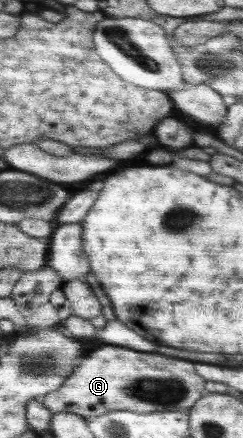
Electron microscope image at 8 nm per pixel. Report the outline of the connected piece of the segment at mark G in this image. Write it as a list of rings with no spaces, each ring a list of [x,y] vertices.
[[[102,346],[94,350],[90,356],[86,356],[58,390],[45,395],[43,405],[53,415],[66,411],[85,418],[100,416],[111,410],[131,410],[139,413],[165,410],[186,411],[208,393],[204,390],[204,386],[204,380],[198,378],[198,374],[194,372],[194,364],[188,360],[168,358],[168,356],[152,354],[152,352],[144,354],[144,352],[134,352],[134,350],[118,348],[118,346]]]

